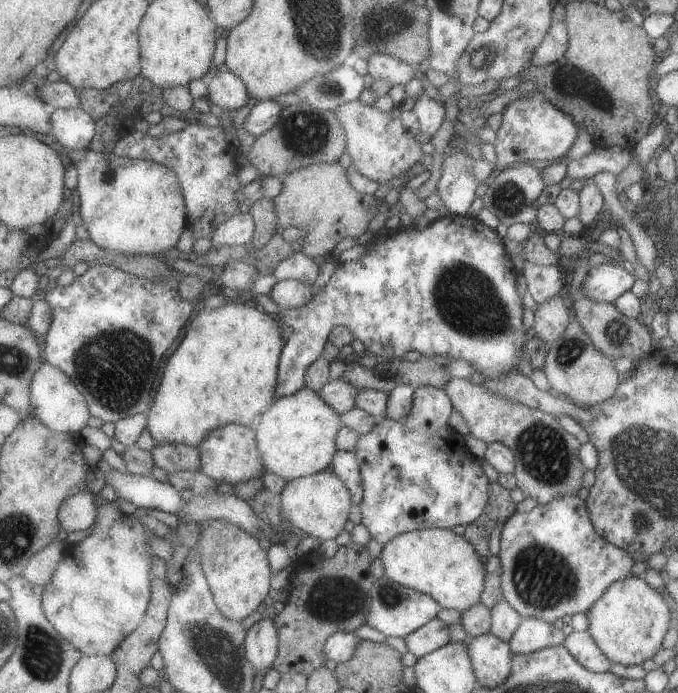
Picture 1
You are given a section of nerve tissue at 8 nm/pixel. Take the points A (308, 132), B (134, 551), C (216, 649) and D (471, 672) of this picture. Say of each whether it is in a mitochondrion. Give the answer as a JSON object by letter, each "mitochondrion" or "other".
{"A":"mitochondrion","B":"mitochondrion","C":"mitochondrion","D":"other"}

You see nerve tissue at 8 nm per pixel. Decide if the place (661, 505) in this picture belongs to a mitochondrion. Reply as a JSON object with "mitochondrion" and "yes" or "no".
{"mitochondrion":"yes"}

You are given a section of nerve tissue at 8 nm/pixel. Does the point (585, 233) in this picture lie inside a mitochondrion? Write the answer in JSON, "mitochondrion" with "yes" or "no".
{"mitochondrion":"no"}

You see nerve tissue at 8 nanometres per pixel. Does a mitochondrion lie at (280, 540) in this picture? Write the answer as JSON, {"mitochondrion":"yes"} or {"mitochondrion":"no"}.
{"mitochondrion":"no"}

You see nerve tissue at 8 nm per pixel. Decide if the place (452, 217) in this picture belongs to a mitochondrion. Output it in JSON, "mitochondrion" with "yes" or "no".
{"mitochondrion":"no"}

